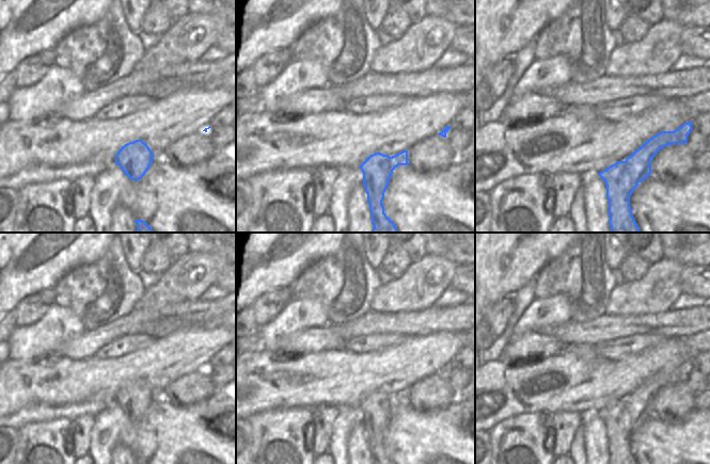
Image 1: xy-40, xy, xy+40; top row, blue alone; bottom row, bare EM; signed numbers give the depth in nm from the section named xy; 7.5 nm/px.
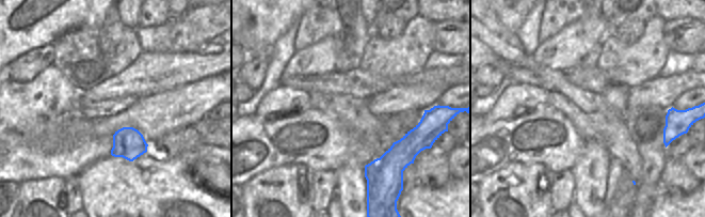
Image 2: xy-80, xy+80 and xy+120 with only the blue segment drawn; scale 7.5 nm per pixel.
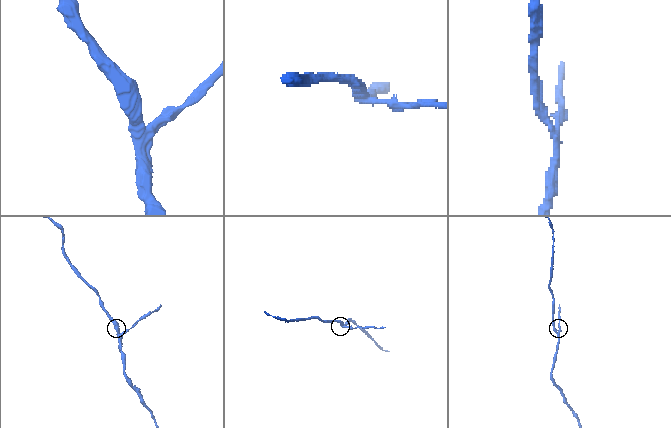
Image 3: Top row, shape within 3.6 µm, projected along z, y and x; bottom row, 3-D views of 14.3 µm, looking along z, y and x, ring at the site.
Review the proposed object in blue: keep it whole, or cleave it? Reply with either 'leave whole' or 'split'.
split

